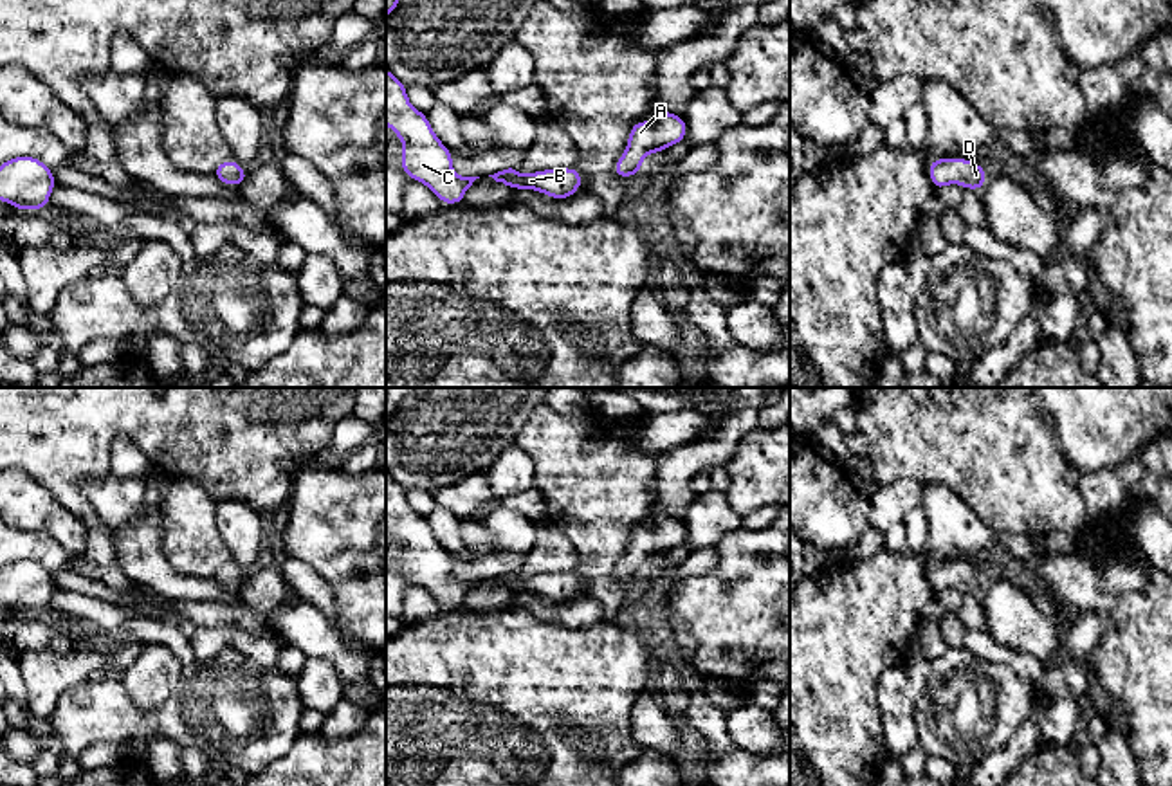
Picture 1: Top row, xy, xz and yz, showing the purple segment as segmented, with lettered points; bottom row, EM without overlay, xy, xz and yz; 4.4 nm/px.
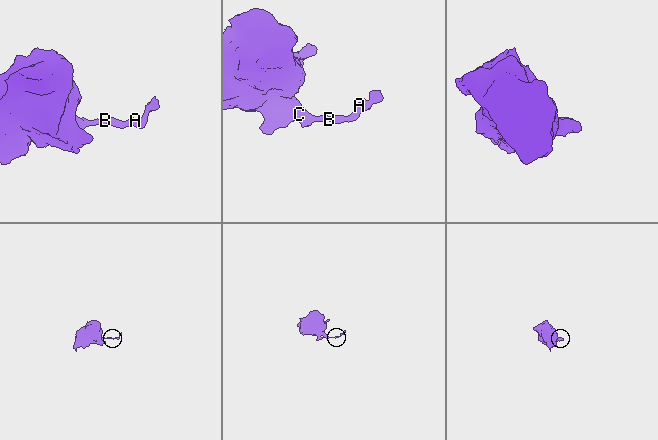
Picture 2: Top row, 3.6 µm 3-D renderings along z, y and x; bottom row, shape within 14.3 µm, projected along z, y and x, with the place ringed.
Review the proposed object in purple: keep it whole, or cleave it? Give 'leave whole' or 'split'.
leave whole

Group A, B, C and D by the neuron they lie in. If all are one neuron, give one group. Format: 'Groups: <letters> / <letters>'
Groups: A B C D

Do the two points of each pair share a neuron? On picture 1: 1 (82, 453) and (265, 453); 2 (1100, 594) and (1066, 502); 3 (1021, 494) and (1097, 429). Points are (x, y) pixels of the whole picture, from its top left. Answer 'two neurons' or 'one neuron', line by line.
1: one neuron
2: two neurons
3: two neurons

